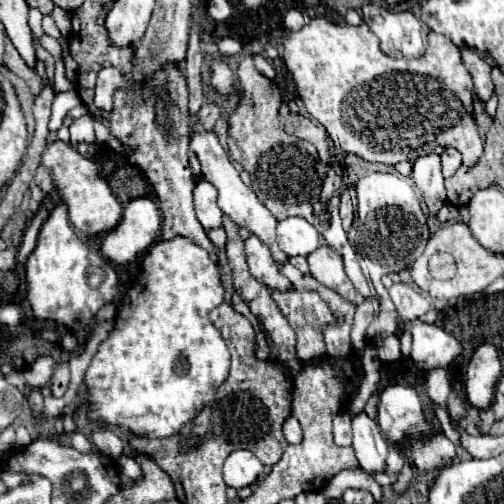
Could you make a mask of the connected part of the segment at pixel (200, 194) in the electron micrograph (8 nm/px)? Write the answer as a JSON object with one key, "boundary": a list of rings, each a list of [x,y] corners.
{"boundary":[[[201,178],[197,182],[195,190],[193,190],[193,200],[195,200],[197,220],[201,222],[201,226],[203,228],[221,228],[223,212],[217,206],[217,190],[215,190],[215,186]]]}

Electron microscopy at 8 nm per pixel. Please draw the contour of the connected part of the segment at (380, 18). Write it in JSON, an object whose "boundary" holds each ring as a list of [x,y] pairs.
{"boundary":[[[363,6],[363,22],[377,34],[381,50],[393,58],[423,56],[427,30],[411,12],[393,12],[383,6]]]}

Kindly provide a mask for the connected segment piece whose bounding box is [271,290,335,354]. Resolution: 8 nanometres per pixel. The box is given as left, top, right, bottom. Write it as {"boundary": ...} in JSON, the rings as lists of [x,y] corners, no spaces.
{"boundary":[[[273,290],[273,300],[297,334],[297,354],[323,354],[323,328],[335,322],[317,292]]]}

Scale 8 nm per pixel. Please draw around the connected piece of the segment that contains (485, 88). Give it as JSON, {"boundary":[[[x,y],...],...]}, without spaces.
{"boundary":[[[461,50],[463,62],[467,66],[467,70],[473,76],[473,94],[477,96],[479,102],[487,102],[493,94],[493,84],[491,84],[491,66],[475,52],[471,50]]]}

